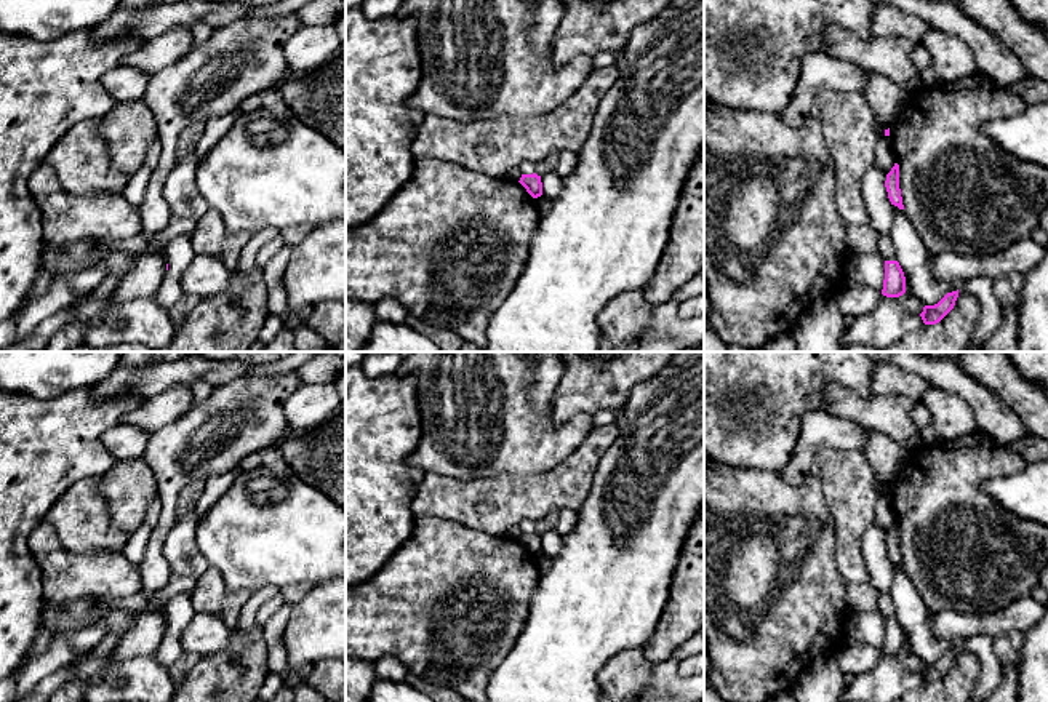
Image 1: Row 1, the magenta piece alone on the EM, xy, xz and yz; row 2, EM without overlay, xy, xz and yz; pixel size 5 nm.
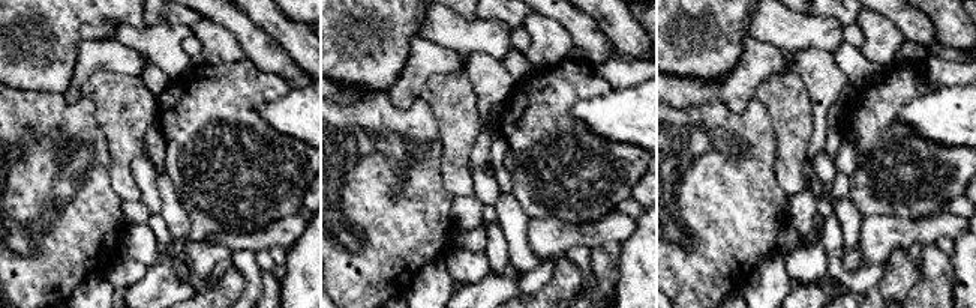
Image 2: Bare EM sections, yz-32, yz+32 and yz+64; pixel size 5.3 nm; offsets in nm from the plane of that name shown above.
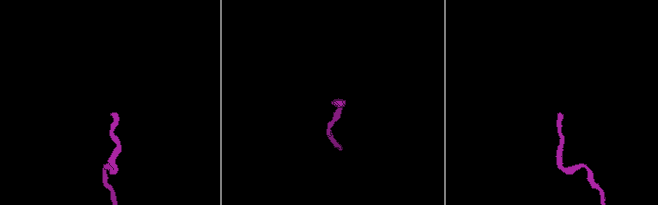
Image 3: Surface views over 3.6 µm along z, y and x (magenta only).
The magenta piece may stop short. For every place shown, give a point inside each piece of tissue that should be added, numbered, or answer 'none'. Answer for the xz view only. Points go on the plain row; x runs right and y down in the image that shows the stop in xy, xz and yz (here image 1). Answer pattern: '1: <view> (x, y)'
none

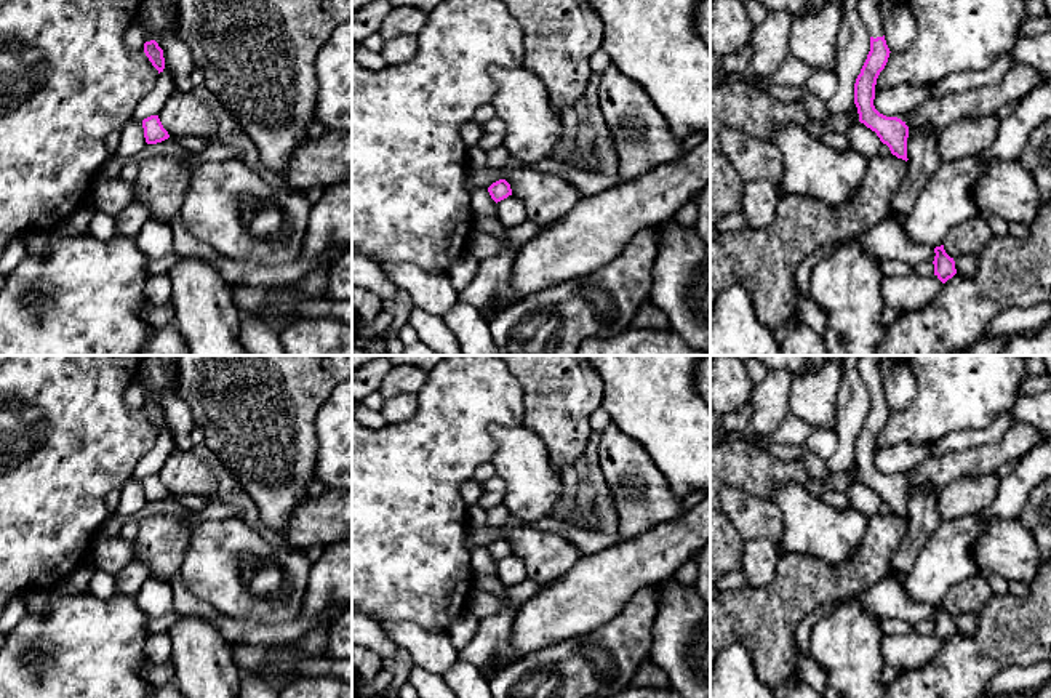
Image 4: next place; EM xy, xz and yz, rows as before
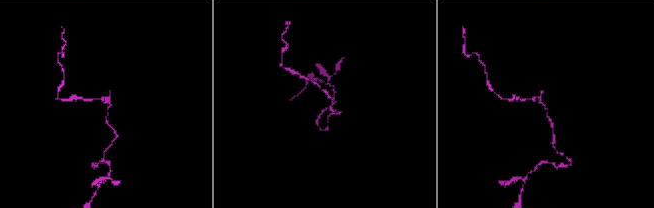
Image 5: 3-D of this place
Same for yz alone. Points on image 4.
1: yz (867, 365)

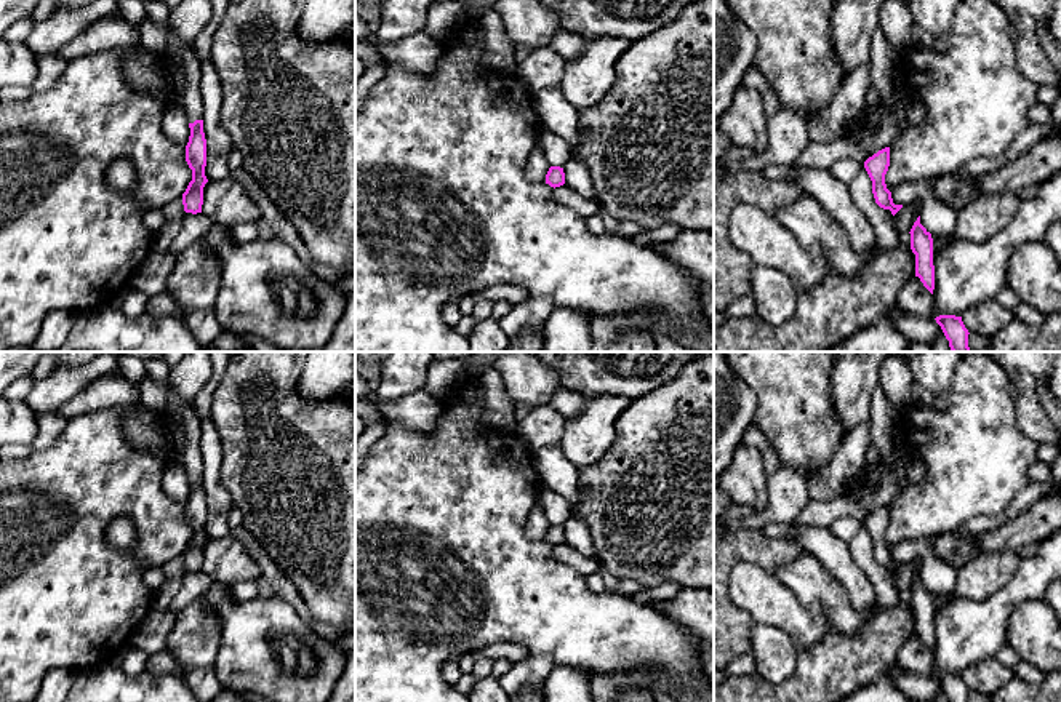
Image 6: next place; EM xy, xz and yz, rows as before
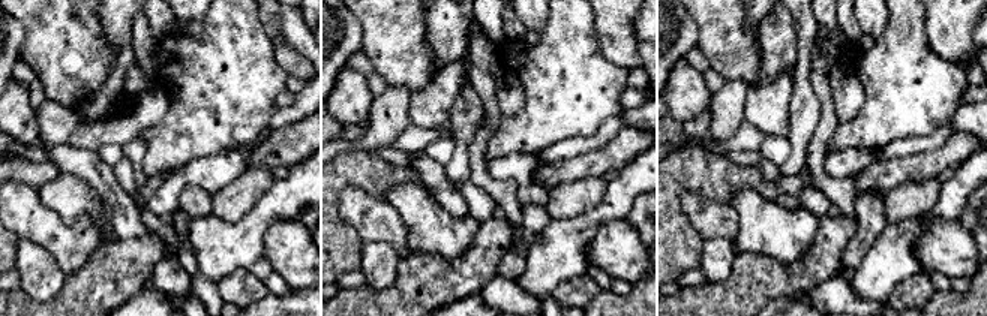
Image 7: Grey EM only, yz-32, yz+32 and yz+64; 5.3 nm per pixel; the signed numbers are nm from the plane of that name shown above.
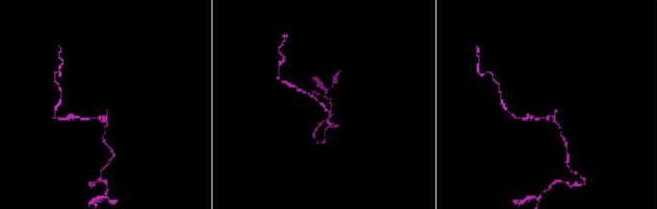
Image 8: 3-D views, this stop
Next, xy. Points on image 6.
1: xy (180, 418)

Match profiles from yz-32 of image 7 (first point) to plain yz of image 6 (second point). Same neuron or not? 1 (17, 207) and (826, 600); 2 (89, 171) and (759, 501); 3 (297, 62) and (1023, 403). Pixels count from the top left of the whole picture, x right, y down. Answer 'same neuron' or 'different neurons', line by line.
1: different neurons
2: same neuron
3: same neuron

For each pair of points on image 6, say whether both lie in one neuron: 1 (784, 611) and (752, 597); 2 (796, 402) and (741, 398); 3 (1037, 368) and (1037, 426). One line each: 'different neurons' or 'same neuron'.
1: same neuron
2: different neurons
3: same neuron

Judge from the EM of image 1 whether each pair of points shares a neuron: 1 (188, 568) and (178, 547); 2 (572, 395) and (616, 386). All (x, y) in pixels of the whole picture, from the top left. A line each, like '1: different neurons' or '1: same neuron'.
1: same neuron
2: same neuron

